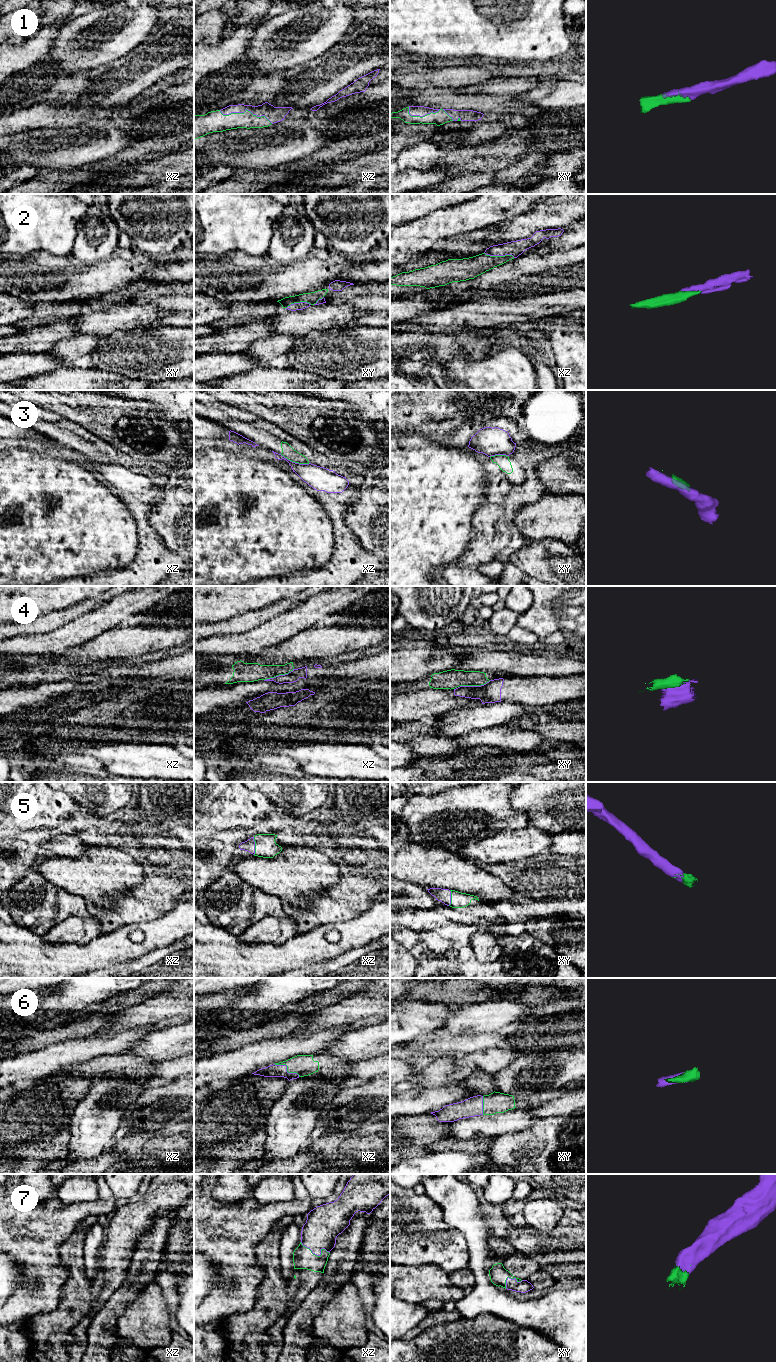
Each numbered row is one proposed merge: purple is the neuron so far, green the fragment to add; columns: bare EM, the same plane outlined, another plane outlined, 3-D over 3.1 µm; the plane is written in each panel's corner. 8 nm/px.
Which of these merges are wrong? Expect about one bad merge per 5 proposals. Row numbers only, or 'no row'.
3, 4

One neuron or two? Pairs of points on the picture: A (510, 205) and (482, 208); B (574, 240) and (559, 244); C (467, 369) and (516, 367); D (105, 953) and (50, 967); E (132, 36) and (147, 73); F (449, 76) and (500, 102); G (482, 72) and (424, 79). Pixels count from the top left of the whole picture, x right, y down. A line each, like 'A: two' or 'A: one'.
A: one
B: one
C: one
D: one
E: two
F: two
G: one

